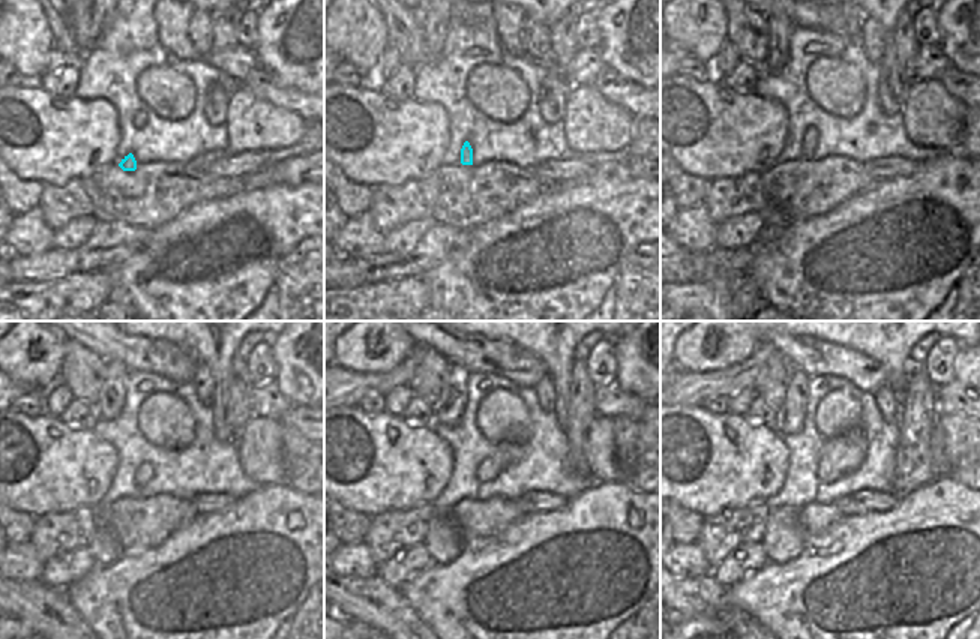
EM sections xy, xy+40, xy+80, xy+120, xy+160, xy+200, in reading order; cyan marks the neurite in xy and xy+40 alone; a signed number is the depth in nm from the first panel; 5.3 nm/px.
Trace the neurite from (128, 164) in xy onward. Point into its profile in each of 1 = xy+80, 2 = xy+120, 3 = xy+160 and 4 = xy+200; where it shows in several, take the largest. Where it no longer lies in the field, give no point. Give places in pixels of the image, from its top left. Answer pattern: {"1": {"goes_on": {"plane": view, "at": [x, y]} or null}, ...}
{"1": {"goes_on": {"plane": "xy+80", "at": [811, 137]}}, "2": {"goes_on": {"plane": "xy+120", "at": [143, 474]}}, "3": {"goes_on": {"plane": "xy+160", "at": [506, 455]}}, "4": {"goes_on": {"plane": "xy+200", "at": [844, 453]}}}

